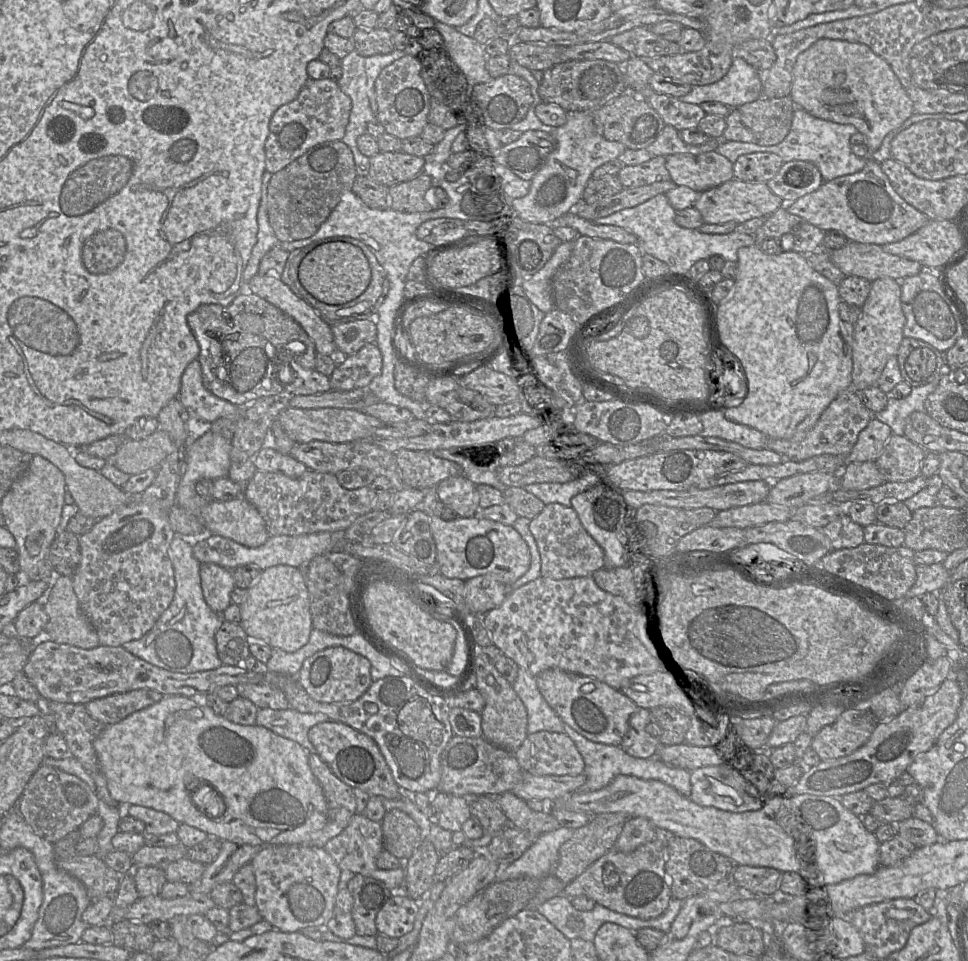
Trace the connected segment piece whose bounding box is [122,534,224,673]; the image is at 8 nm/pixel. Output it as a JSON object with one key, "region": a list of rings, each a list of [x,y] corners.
{"region":[[[176,534],[168,555],[175,578],[173,600],[151,630],[140,639],[123,644],[122,648],[156,667],[172,672],[194,673],[217,669],[223,663],[217,653],[215,634],[224,620],[204,599],[200,563],[193,556],[193,546]]]}

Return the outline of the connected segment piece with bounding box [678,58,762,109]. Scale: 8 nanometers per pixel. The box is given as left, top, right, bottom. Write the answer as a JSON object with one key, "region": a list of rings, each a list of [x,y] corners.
{"region":[[[734,58],[729,71],[719,81],[692,85],[688,94],[678,98],[698,105],[706,101],[718,101],[732,109],[760,97],[762,84],[758,70],[742,58]]]}

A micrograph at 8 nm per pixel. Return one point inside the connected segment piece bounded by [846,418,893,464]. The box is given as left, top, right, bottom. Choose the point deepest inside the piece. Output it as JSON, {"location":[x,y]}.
{"location":[871,440]}

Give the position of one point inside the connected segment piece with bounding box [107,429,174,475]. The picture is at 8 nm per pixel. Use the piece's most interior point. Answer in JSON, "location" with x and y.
{"location":[133,457]}

